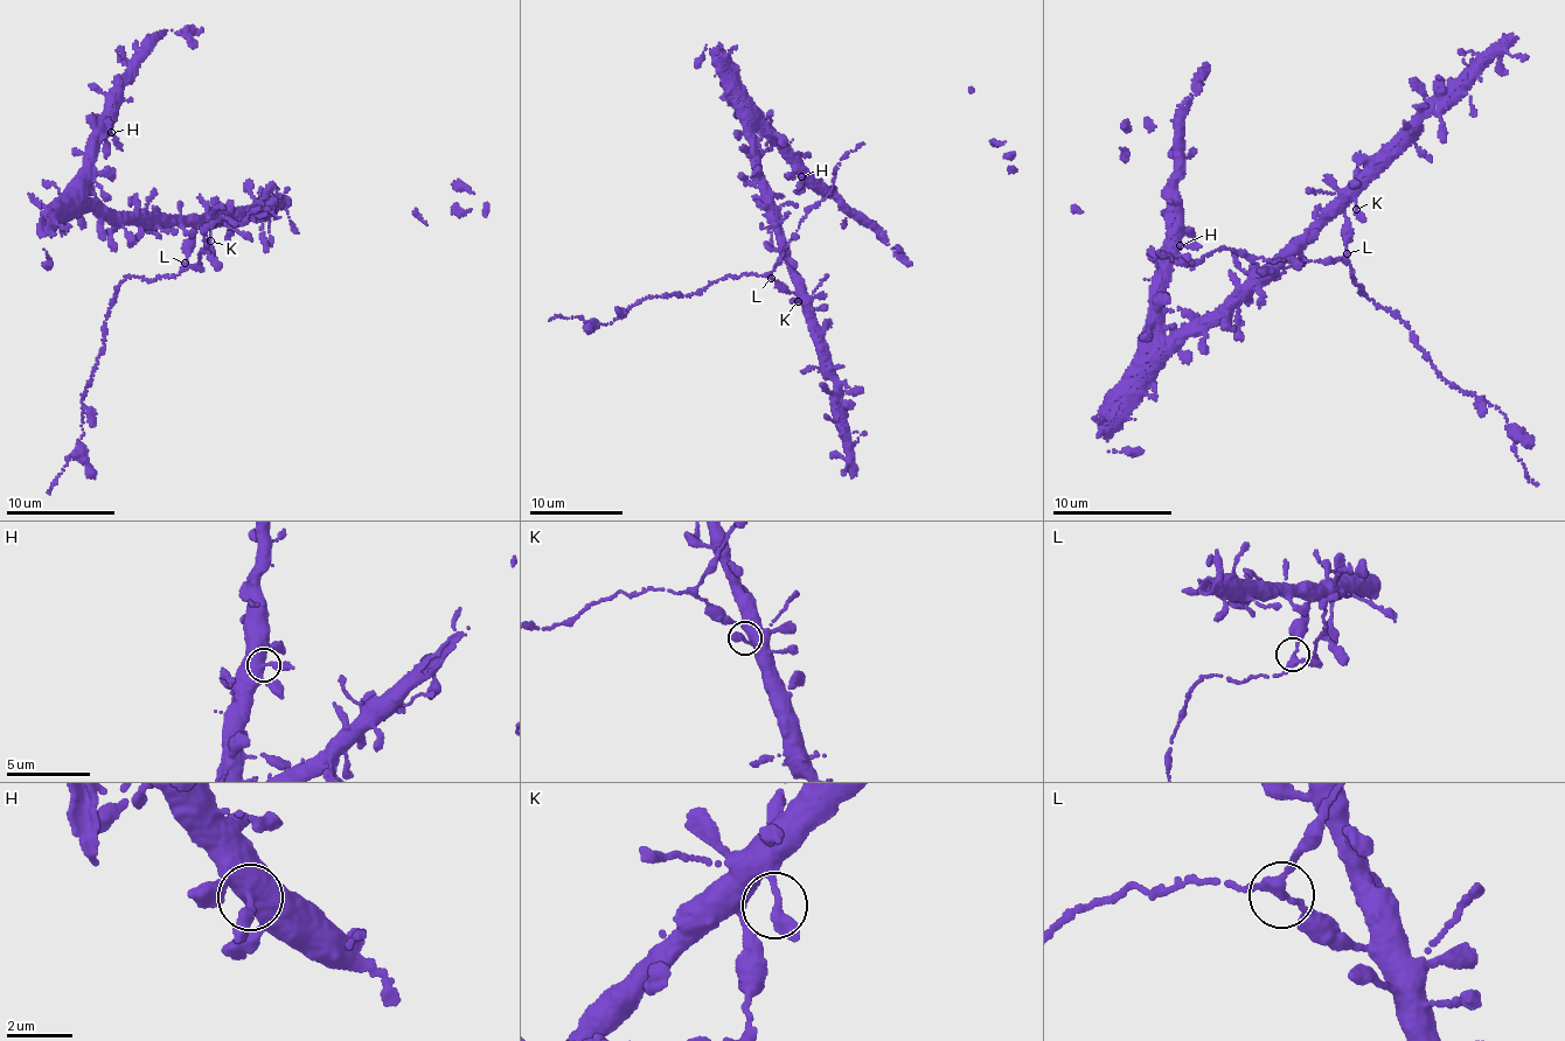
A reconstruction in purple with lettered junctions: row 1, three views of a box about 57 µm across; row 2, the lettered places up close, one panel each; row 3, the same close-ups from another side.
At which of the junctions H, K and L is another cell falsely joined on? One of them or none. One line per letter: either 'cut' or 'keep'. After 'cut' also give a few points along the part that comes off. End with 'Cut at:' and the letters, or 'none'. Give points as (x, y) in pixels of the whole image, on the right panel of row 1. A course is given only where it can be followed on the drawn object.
H: keep
K: keep
L: cut; foreign part runs (1348, 254), (1354, 284), (1413, 332), (1413, 342), (1438, 374), (1506, 414), (1518, 460), (1538, 484)
Cut at: L

